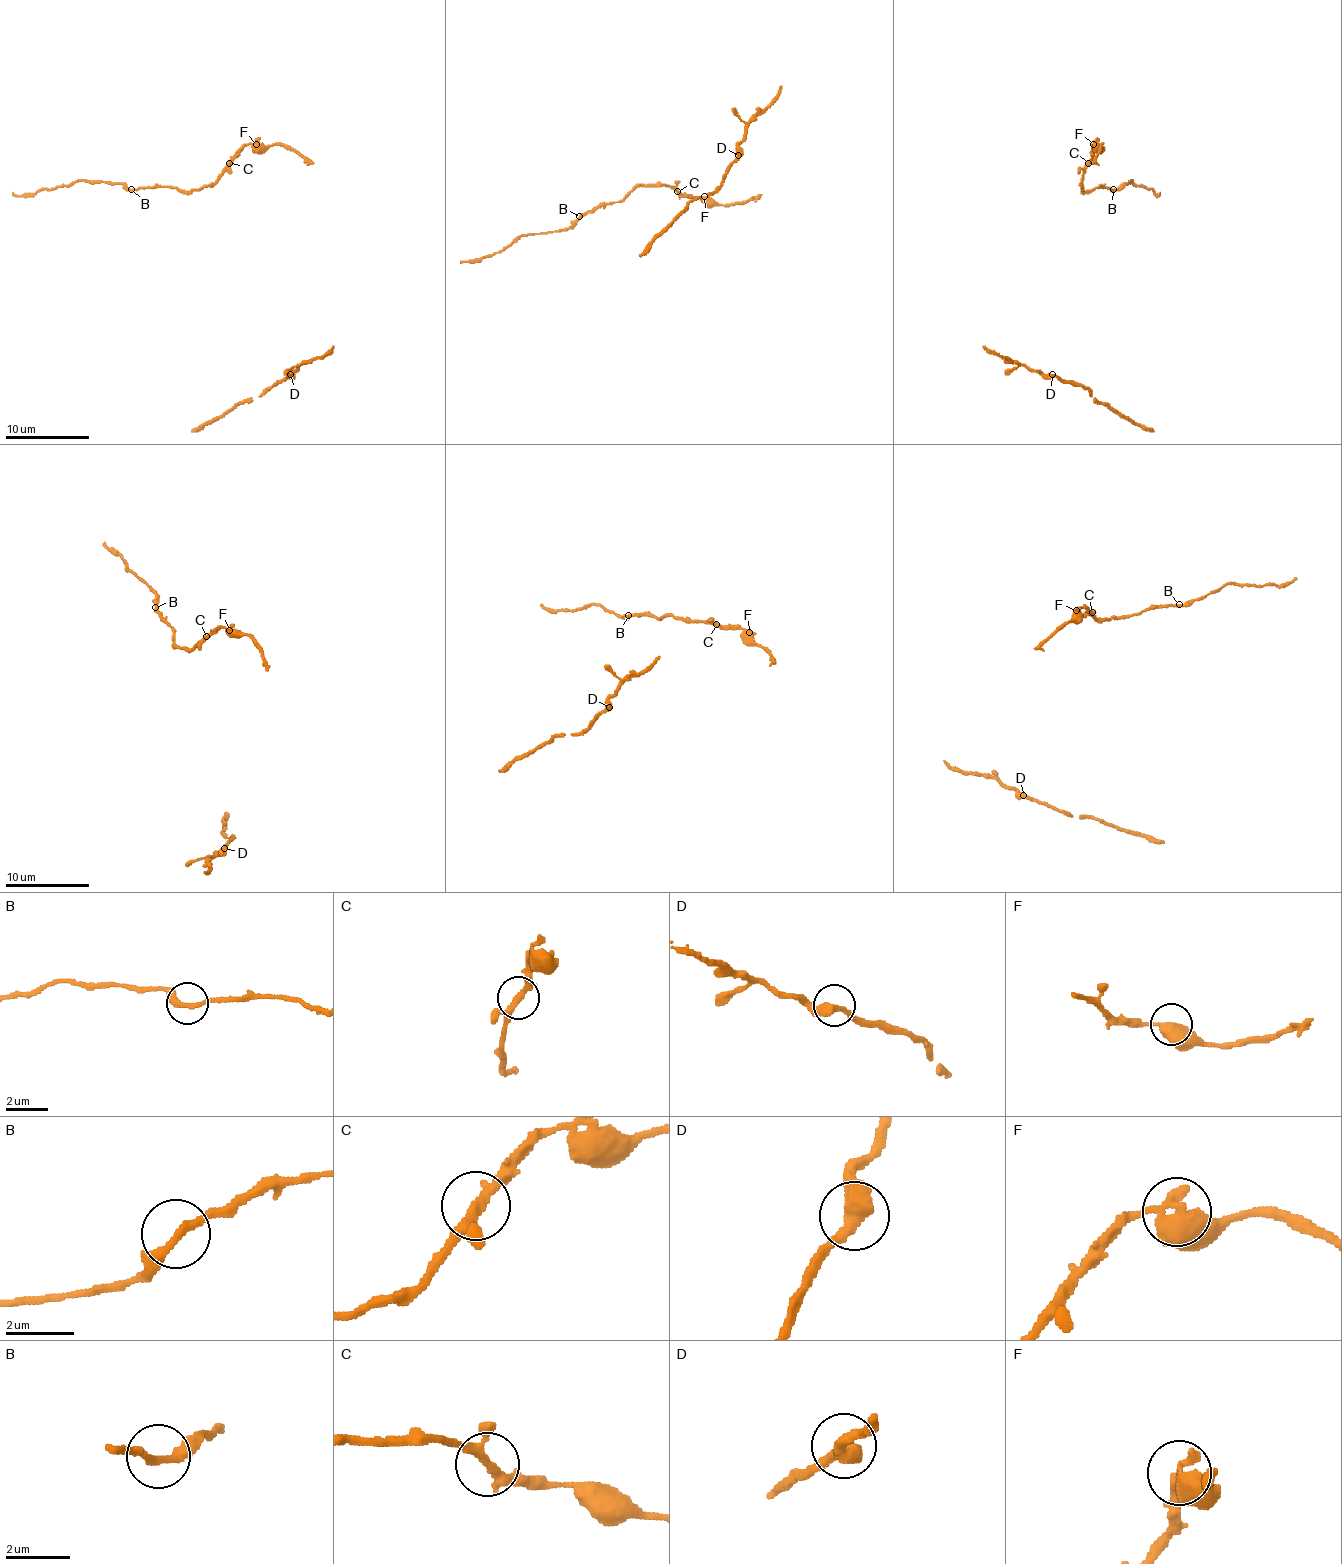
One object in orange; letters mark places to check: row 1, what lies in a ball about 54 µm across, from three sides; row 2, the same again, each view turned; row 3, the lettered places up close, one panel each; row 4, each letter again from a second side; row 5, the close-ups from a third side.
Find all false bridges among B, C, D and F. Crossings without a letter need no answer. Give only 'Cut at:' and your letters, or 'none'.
Cut at: F

